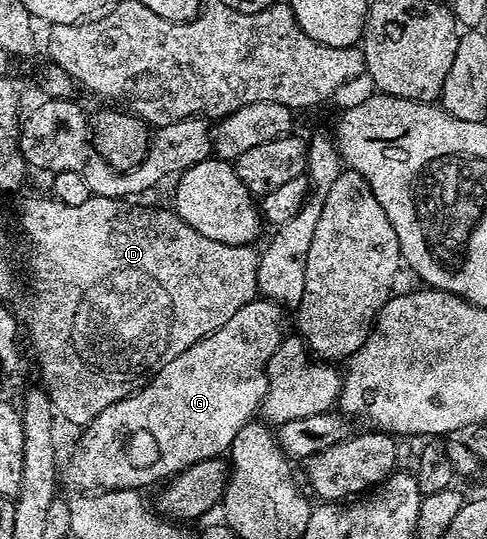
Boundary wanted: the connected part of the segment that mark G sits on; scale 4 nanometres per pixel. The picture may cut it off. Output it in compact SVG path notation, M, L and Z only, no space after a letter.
M249 301L228 319L228 323L224 323L224 327L192 343L188 351L180 351L172 363L164 363L162 370L137 393L104 407L104 411L81 430L82 438L66 465L66 477L78 488L75 490L141 490L142 485L157 486L197 461L221 458L240 429L259 412L266 390L270 388L266 368L287 332L286 317L282 313L285 313L283 306L276 301Z

